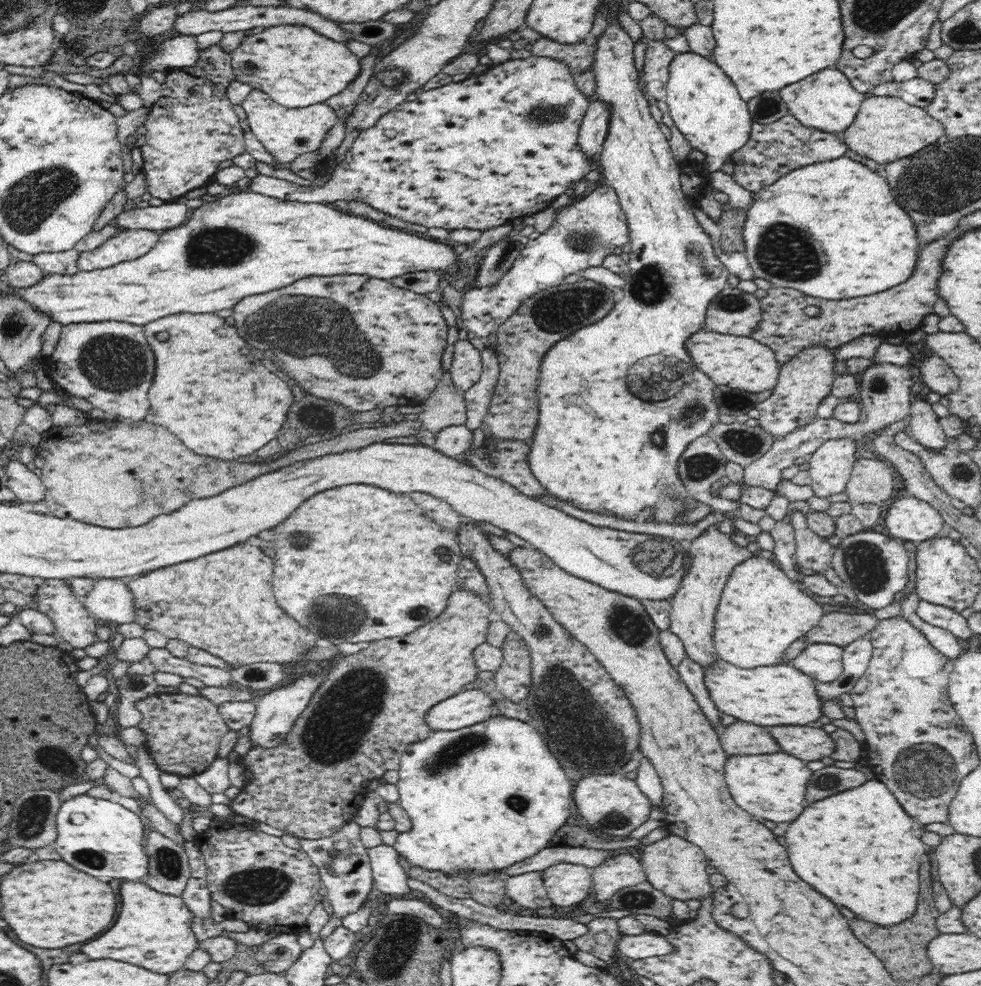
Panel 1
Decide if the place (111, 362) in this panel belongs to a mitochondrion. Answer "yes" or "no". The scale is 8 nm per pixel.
yes

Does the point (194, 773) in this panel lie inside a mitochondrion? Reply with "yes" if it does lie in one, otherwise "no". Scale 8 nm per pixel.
no

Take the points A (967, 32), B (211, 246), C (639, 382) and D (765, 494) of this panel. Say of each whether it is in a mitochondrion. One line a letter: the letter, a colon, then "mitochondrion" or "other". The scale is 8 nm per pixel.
A: mitochondrion
B: mitochondrion
C: mitochondrion
D: other

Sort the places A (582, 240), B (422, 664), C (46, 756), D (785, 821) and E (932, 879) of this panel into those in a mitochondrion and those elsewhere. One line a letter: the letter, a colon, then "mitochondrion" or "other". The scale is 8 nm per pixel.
A: mitochondrion
B: other
C: other
D: other
E: other

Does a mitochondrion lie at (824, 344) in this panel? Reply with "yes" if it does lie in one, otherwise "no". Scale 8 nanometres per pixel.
no

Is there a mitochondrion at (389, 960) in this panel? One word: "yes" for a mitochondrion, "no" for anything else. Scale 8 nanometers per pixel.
yes

